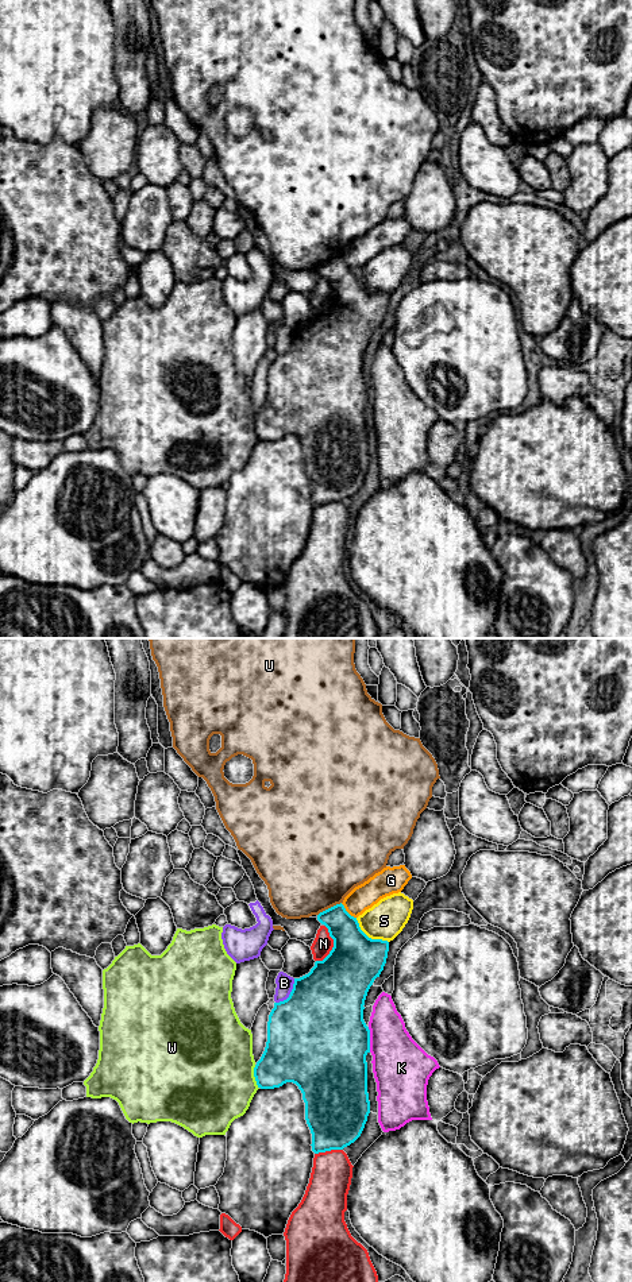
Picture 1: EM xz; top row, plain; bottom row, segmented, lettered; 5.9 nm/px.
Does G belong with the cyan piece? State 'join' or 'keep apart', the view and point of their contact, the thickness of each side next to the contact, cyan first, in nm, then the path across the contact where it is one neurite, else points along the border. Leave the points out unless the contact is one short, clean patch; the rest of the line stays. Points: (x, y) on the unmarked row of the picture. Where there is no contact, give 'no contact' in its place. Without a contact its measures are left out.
keep apart | xz (346, 263) | 240/150 nm | along xz (340, 255), (355, 270)

